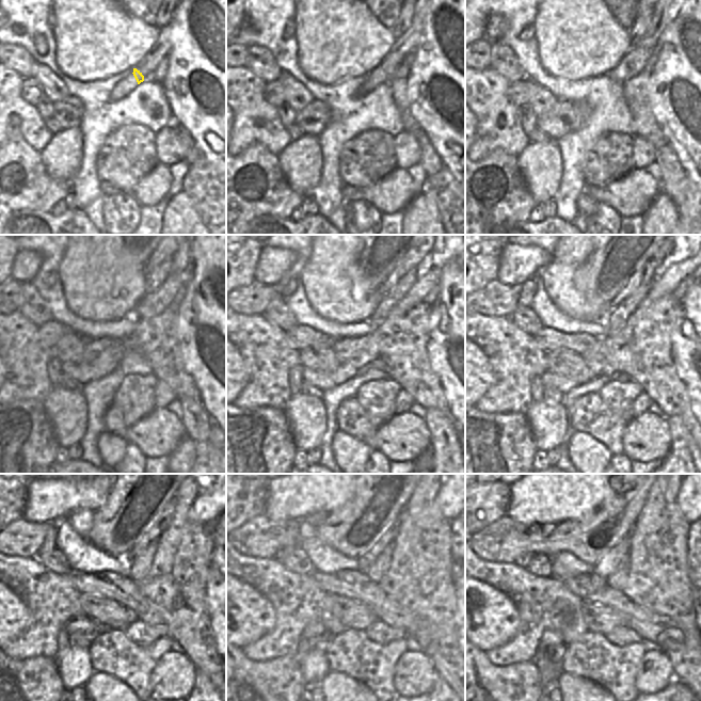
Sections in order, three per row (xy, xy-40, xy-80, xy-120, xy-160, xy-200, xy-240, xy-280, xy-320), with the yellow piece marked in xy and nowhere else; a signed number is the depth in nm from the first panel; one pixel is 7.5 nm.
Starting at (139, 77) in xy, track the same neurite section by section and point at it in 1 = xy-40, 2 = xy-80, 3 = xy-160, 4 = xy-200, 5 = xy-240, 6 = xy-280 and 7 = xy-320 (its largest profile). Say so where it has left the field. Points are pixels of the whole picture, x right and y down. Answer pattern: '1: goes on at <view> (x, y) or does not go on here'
1: goes on at xy-40 (381, 75)
2: goes on at xy-80 (635, 60)
3: goes on at xy-160 (429, 281)
4: goes on at xy-200 (666, 284)
5: goes on at xy-240 (204, 510)
6: goes on at xy-280 (443, 500)
7: goes on at xy-320 (682, 495)

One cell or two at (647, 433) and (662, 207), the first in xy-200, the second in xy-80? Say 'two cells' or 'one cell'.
two cells

